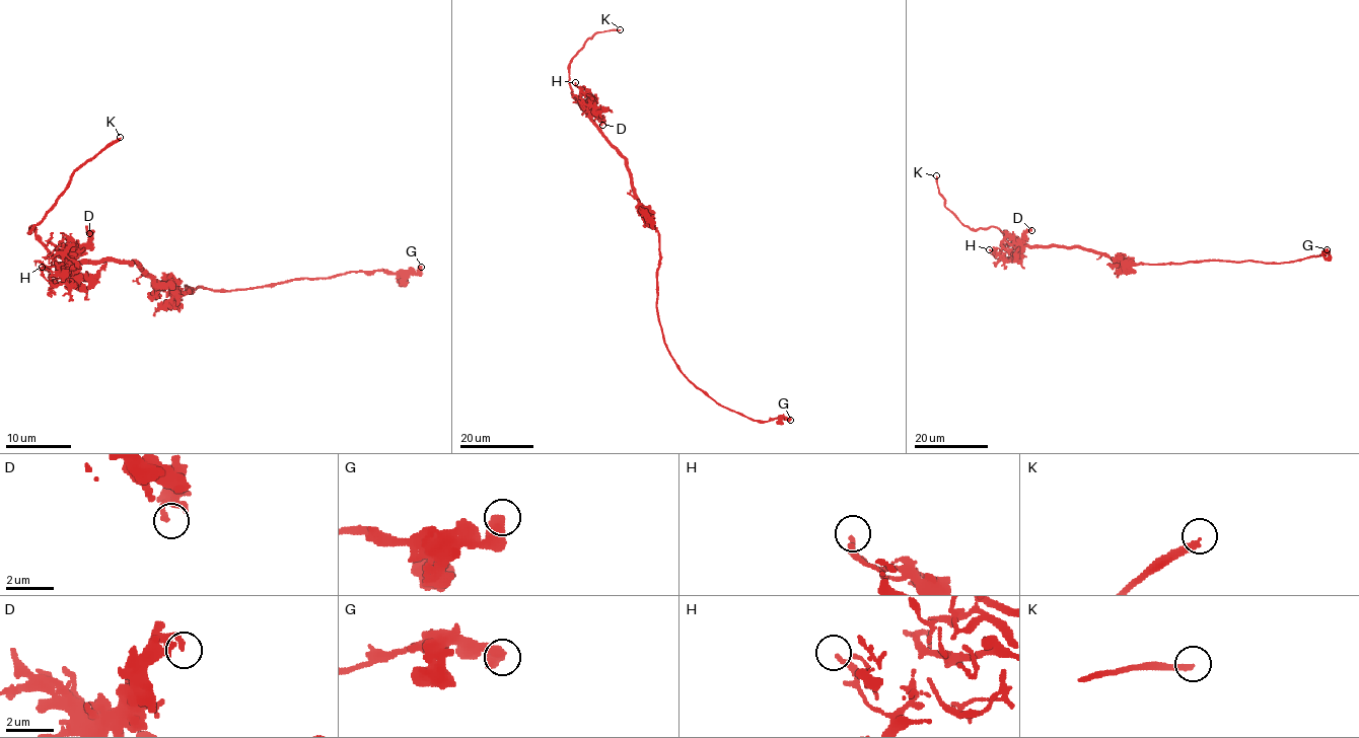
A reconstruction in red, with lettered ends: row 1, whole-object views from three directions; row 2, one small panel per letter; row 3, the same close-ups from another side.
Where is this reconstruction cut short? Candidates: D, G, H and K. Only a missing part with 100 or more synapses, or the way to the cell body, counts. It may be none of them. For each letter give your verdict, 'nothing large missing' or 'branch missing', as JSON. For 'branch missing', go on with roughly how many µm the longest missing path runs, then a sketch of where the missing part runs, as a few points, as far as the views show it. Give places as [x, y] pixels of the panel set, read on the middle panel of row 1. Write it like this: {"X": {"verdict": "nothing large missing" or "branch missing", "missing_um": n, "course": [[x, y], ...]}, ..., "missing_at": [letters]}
{"D": {"verdict": "nothing large missing"}, "G": {"verdict": "nothing large missing"}, "H": {"verdict": "nothing large missing"}, "K": {"verdict": "branch missing", "missing_um": 40}, "missing_at": ["K"]}

